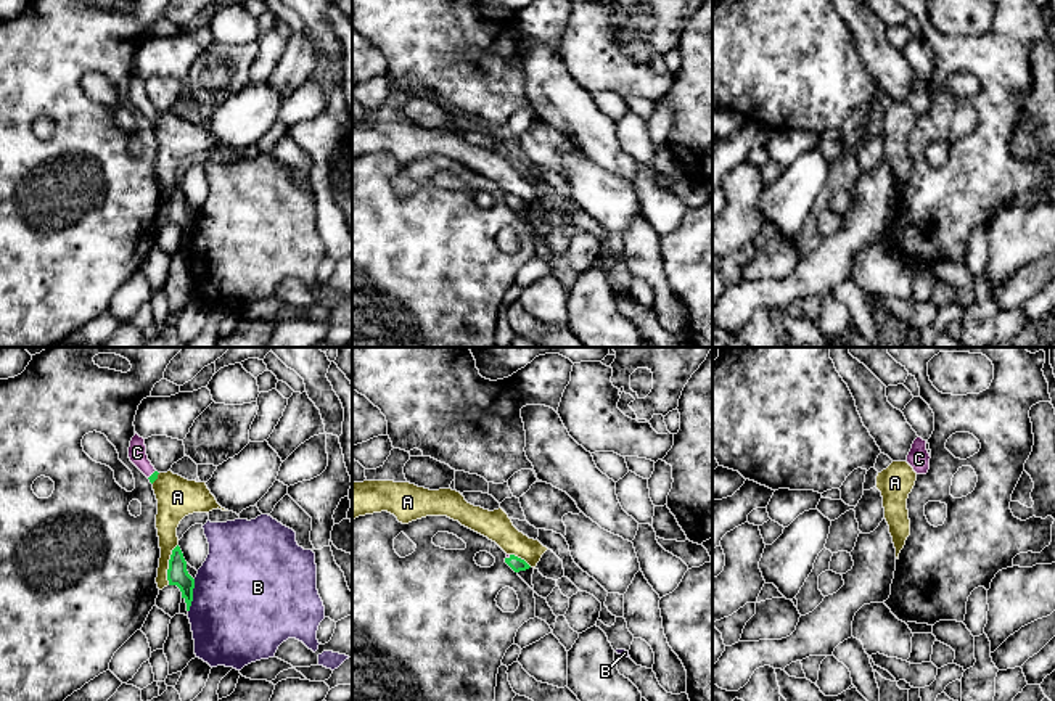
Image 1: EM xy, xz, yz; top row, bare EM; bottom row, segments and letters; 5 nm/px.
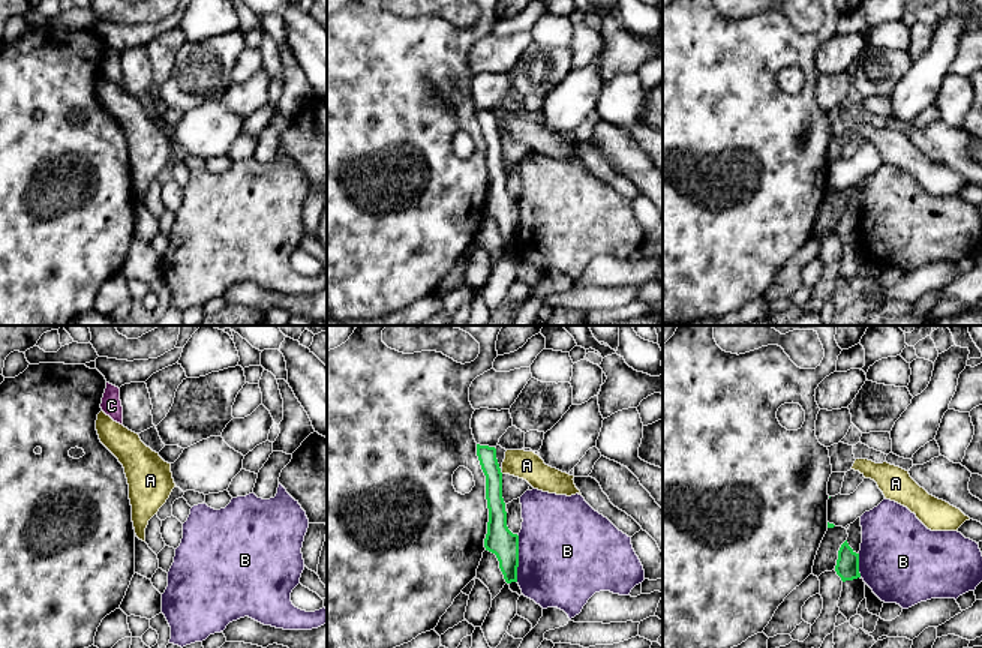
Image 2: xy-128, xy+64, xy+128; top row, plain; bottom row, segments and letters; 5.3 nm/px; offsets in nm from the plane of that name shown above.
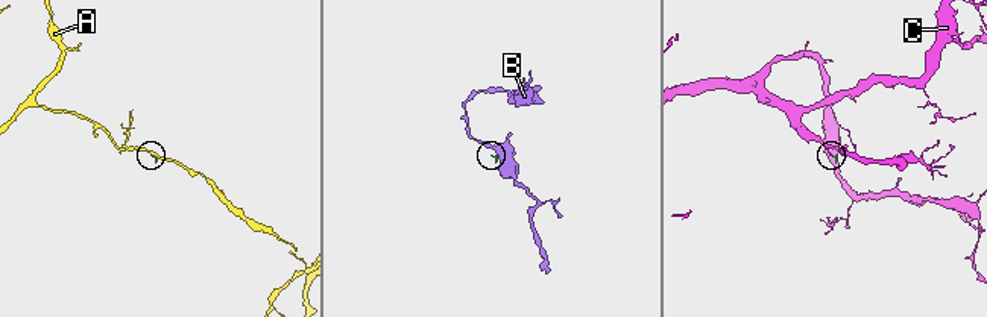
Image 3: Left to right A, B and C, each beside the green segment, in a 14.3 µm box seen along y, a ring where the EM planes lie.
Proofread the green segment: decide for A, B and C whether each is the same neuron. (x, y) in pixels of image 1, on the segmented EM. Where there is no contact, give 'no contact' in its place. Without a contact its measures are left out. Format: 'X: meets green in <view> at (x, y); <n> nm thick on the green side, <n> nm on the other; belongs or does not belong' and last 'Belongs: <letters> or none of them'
A: meets green in xy at (169, 565); 110 nm thick on the green side, 130 nm on the other; does not belong
B: meets green in xy at (192, 595); 110 nm thick on the green side, 500 nm on the other; does not belong
C: meets green in xy at (151, 475); 40 nm thick on the green side, 100 nm on the other; belongs
Belongs: C

